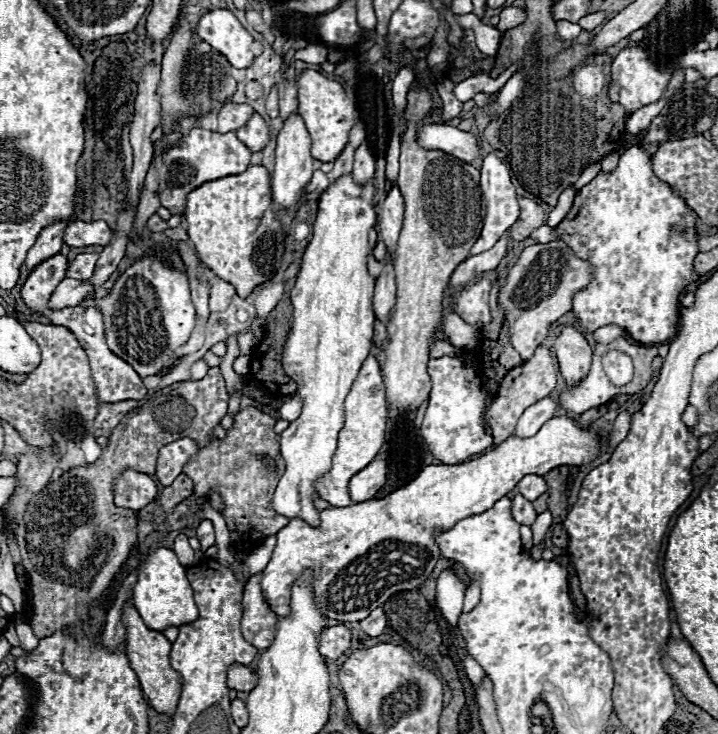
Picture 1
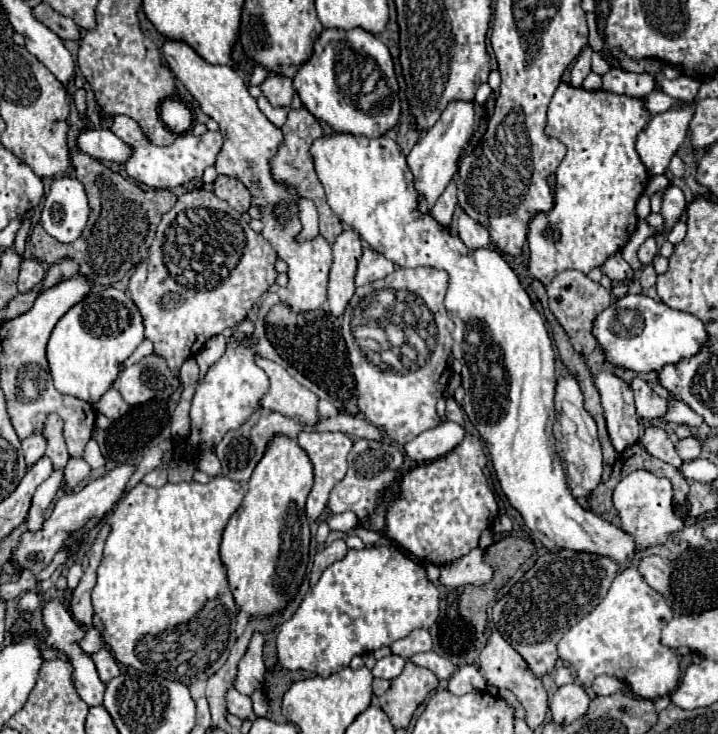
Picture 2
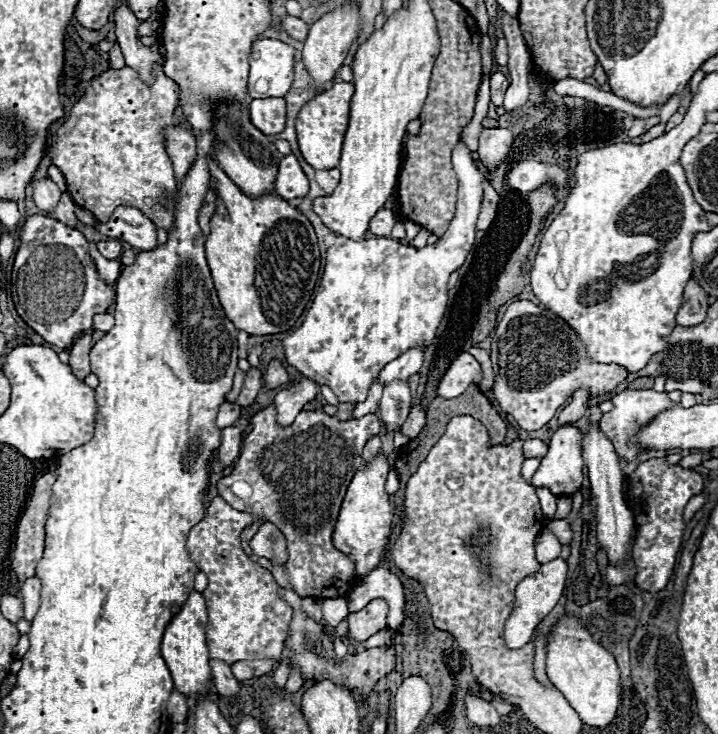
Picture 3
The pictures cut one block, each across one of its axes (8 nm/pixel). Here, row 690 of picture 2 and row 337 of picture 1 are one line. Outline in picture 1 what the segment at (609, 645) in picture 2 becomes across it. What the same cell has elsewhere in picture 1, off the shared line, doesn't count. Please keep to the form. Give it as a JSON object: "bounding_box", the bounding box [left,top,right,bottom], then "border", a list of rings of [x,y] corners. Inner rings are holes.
{"bounding_box":[530,146,698,344],"border":[[[630,146],[628,150],[624,150],[624,152],[620,154],[620,162],[618,162],[618,166],[616,166],[614,172],[610,172],[610,174],[598,174],[590,184],[586,184],[586,186],[576,194],[572,210],[568,212],[568,216],[566,216],[556,228],[540,226],[538,230],[534,230],[534,232],[530,234],[530,236],[536,238],[538,242],[550,242],[550,240],[554,240],[554,238],[562,238],[580,258],[586,258],[586,260],[594,266],[594,270],[592,270],[594,280],[590,282],[590,286],[588,286],[586,290],[574,294],[574,308],[572,308],[572,312],[576,314],[576,320],[578,320],[578,326],[580,326],[582,332],[594,332],[594,330],[600,328],[600,326],[618,324],[618,326],[624,328],[634,340],[646,342],[646,344],[662,344],[662,342],[666,342],[666,340],[672,340],[674,334],[676,334],[676,324],[678,324],[678,296],[680,296],[680,292],[692,282],[692,260],[694,260],[694,256],[698,254],[698,244],[696,244],[696,242],[698,242],[698,236],[696,236],[696,216],[694,216],[694,212],[686,206],[684,198],[678,196],[676,190],[672,190],[666,182],[662,182],[662,180],[658,180],[658,178],[654,176],[654,172],[652,172],[652,160],[650,160],[650,158],[652,158],[652,154],[650,154],[644,146]],[[674,226],[682,226],[682,228],[686,228],[688,232],[682,234],[682,236],[680,236],[680,234],[674,234],[674,232],[672,232]]]}

